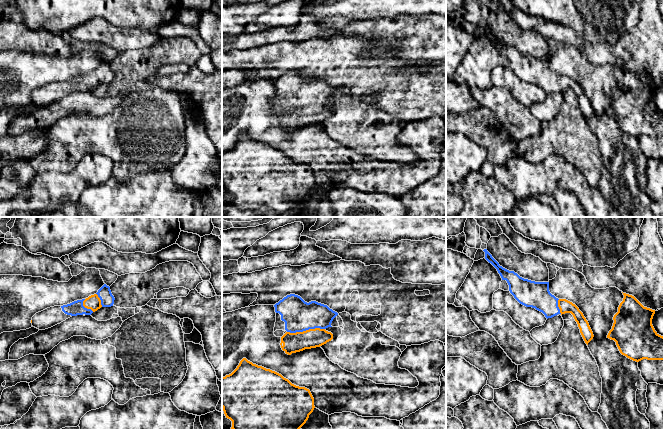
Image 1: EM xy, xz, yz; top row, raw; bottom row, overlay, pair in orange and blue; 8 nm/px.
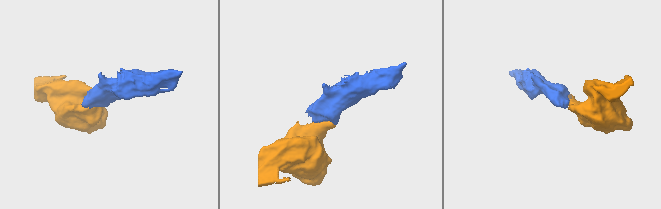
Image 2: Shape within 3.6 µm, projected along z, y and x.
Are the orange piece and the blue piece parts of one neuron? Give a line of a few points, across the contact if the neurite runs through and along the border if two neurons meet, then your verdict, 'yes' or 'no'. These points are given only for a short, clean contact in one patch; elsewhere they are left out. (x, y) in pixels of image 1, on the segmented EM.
line xz (292, 342), (306, 330), (305, 323), (298, 315); yes

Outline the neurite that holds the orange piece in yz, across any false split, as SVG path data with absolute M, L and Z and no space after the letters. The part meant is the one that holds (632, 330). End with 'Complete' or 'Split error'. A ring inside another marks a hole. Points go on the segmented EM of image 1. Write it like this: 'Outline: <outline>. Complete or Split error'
Outline: M623 295L607 338L614 340L620 353L633 361L663 360L663 336L652 325L655 310L644 307L632 295Z. Complete

